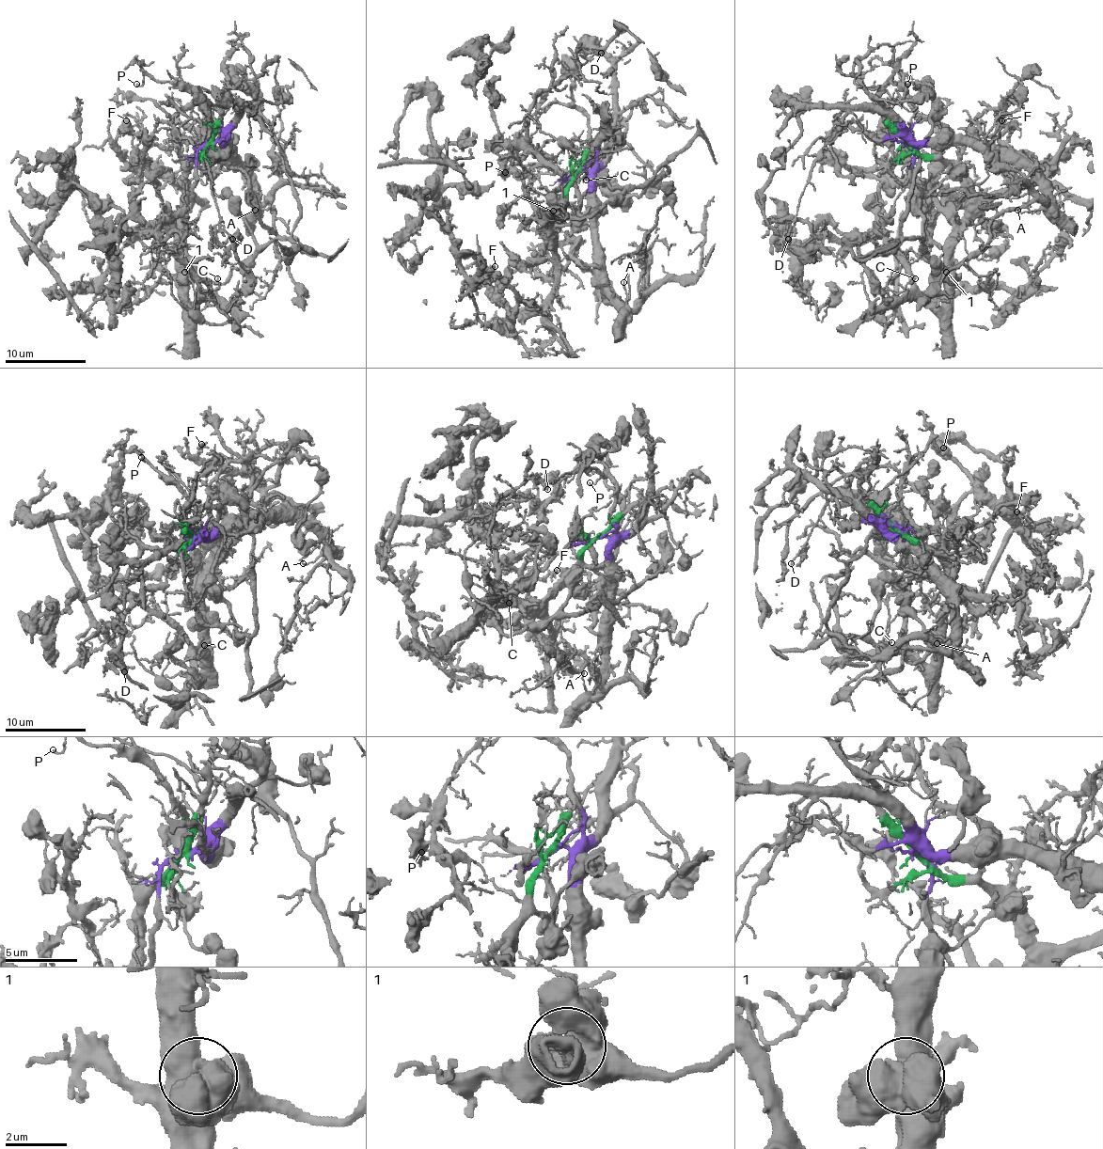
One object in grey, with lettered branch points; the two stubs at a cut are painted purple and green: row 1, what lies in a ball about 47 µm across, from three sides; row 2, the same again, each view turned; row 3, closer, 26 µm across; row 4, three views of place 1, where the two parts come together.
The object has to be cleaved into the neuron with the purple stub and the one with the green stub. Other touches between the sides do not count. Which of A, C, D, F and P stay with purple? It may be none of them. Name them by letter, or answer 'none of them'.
A, D

